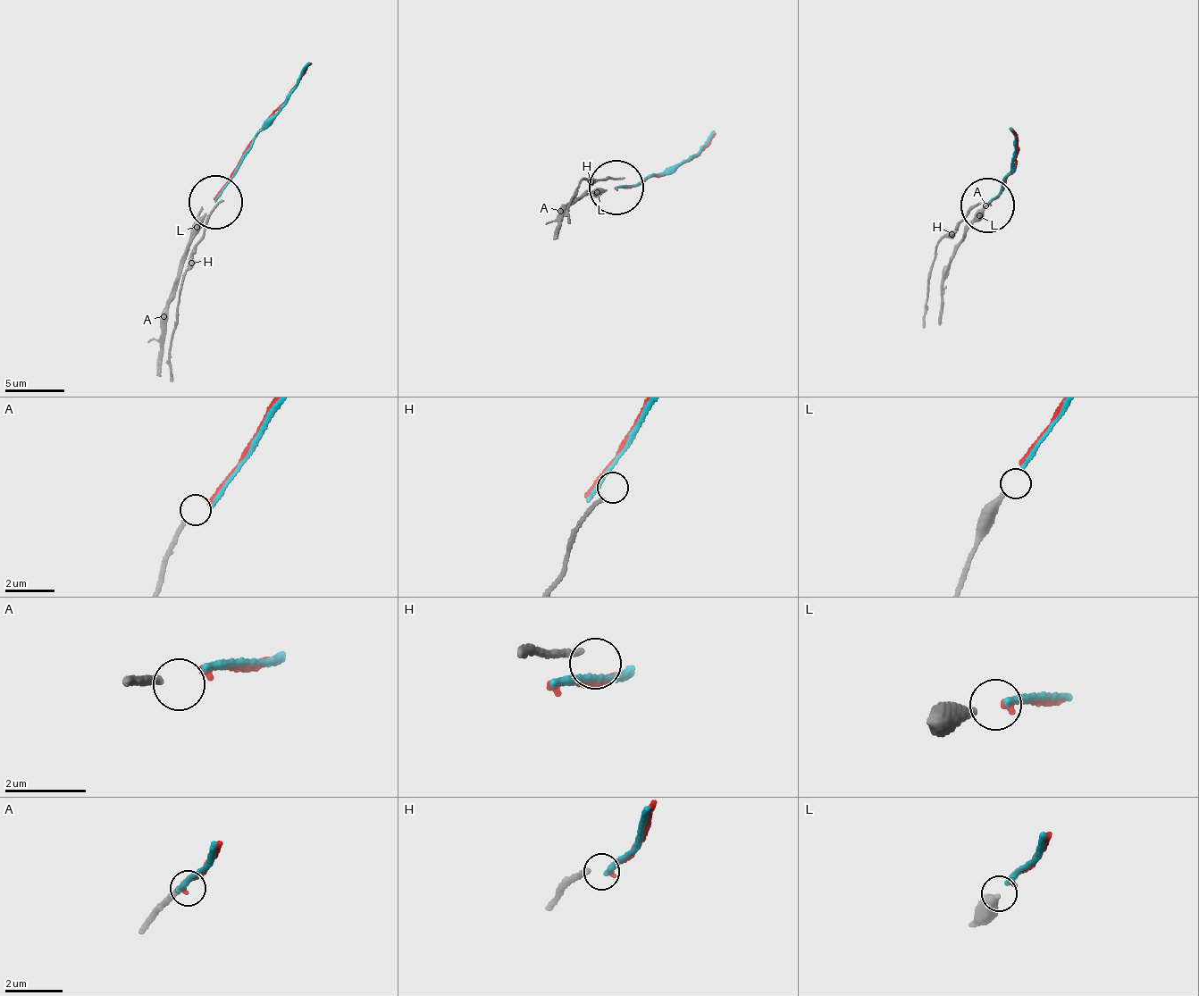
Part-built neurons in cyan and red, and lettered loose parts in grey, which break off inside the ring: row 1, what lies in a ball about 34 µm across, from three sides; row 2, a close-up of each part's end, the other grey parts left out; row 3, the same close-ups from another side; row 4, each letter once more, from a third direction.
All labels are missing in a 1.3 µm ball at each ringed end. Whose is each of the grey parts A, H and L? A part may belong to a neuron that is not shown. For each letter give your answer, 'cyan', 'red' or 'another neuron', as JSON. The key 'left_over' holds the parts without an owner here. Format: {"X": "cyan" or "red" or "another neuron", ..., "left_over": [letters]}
{"A": "red", "H": "another neuron", "L": "cyan", "left_over": ["H"]}

